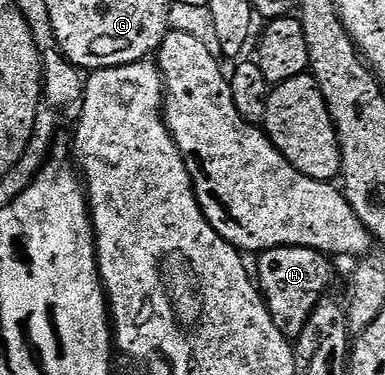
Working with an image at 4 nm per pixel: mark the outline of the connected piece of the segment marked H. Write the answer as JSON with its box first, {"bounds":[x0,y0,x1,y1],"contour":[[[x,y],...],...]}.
{"bounds":[254,246,333,338],"contour":[[[302,246],[268,248],[259,253],[255,260],[254,279],[264,298],[264,305],[270,310],[270,318],[274,318],[274,326],[278,326],[284,336],[297,338],[302,334],[311,312],[329,291],[327,288],[332,284],[333,261],[317,248]]]}

